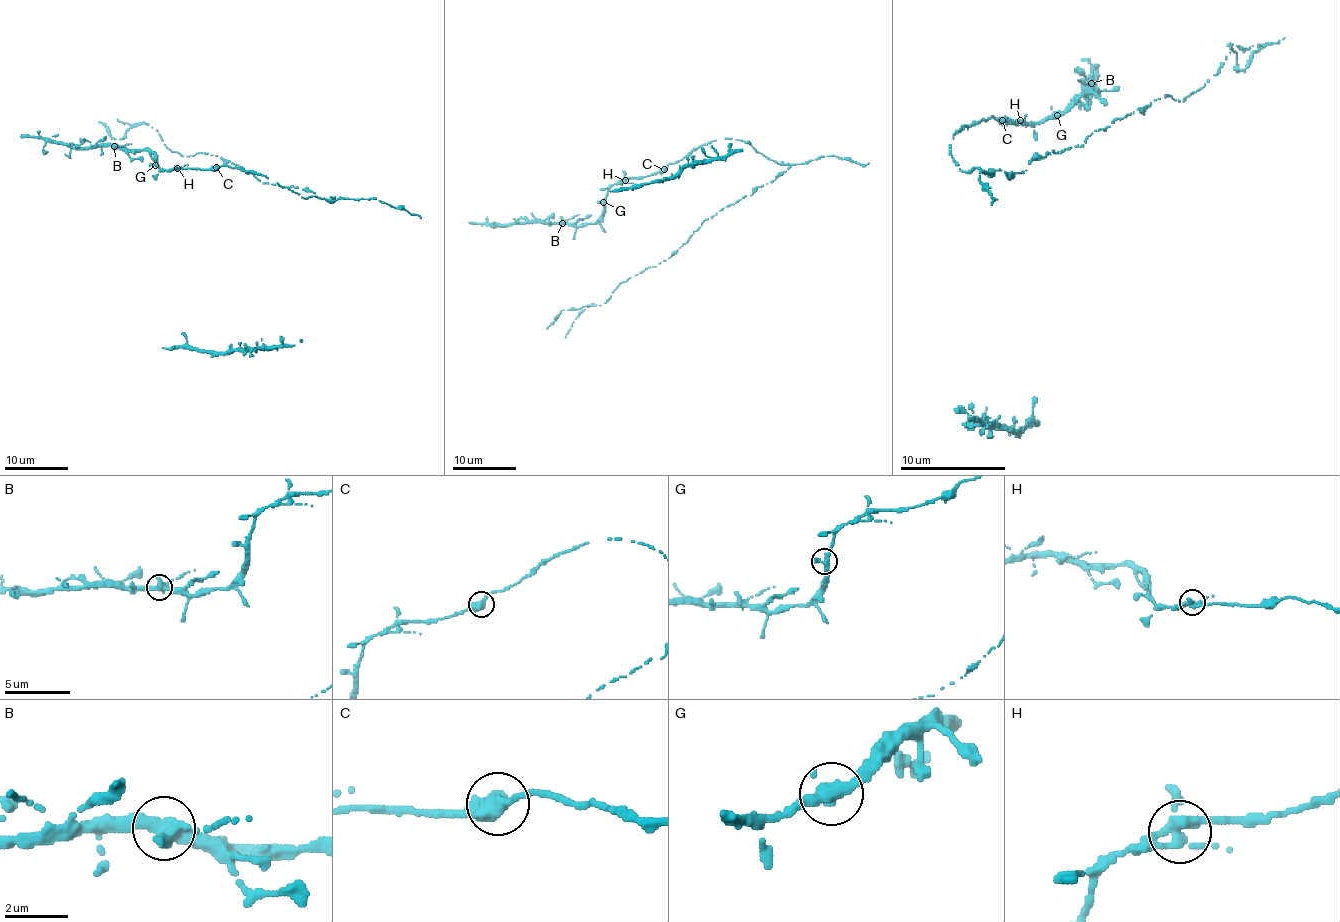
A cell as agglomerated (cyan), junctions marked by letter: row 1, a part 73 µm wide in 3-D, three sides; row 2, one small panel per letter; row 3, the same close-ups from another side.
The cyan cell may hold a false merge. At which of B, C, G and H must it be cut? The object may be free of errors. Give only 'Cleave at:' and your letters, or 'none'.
Cleave at: C

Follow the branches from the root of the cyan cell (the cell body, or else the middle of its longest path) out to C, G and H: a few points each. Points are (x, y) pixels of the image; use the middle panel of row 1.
C: (778, 163), (743, 140), (725, 139), (693, 148), (665, 169)
G: (778, 163), (743, 140), (712, 140), (658, 172), (619, 180), (608, 189), (603, 202)
H: (778, 163), (743, 140), (725, 139), (693, 148), (682, 159), (668, 164), (658, 172), (625, 180)

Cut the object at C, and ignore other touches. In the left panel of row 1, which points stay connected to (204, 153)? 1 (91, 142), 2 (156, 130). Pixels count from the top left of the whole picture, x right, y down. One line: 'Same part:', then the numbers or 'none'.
Same part: 2

